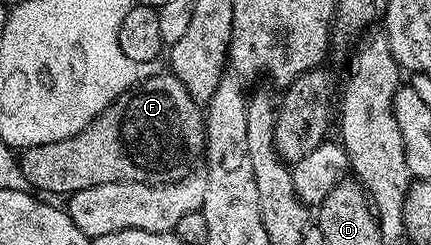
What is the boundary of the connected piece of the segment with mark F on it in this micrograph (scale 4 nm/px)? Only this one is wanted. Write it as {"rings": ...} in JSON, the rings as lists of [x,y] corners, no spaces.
{"rings":[[[157,71],[114,99],[78,135],[54,143],[29,145],[18,153],[26,183],[37,194],[71,195],[102,183],[133,181],[153,187],[188,176],[206,149],[205,110],[170,71]]]}

